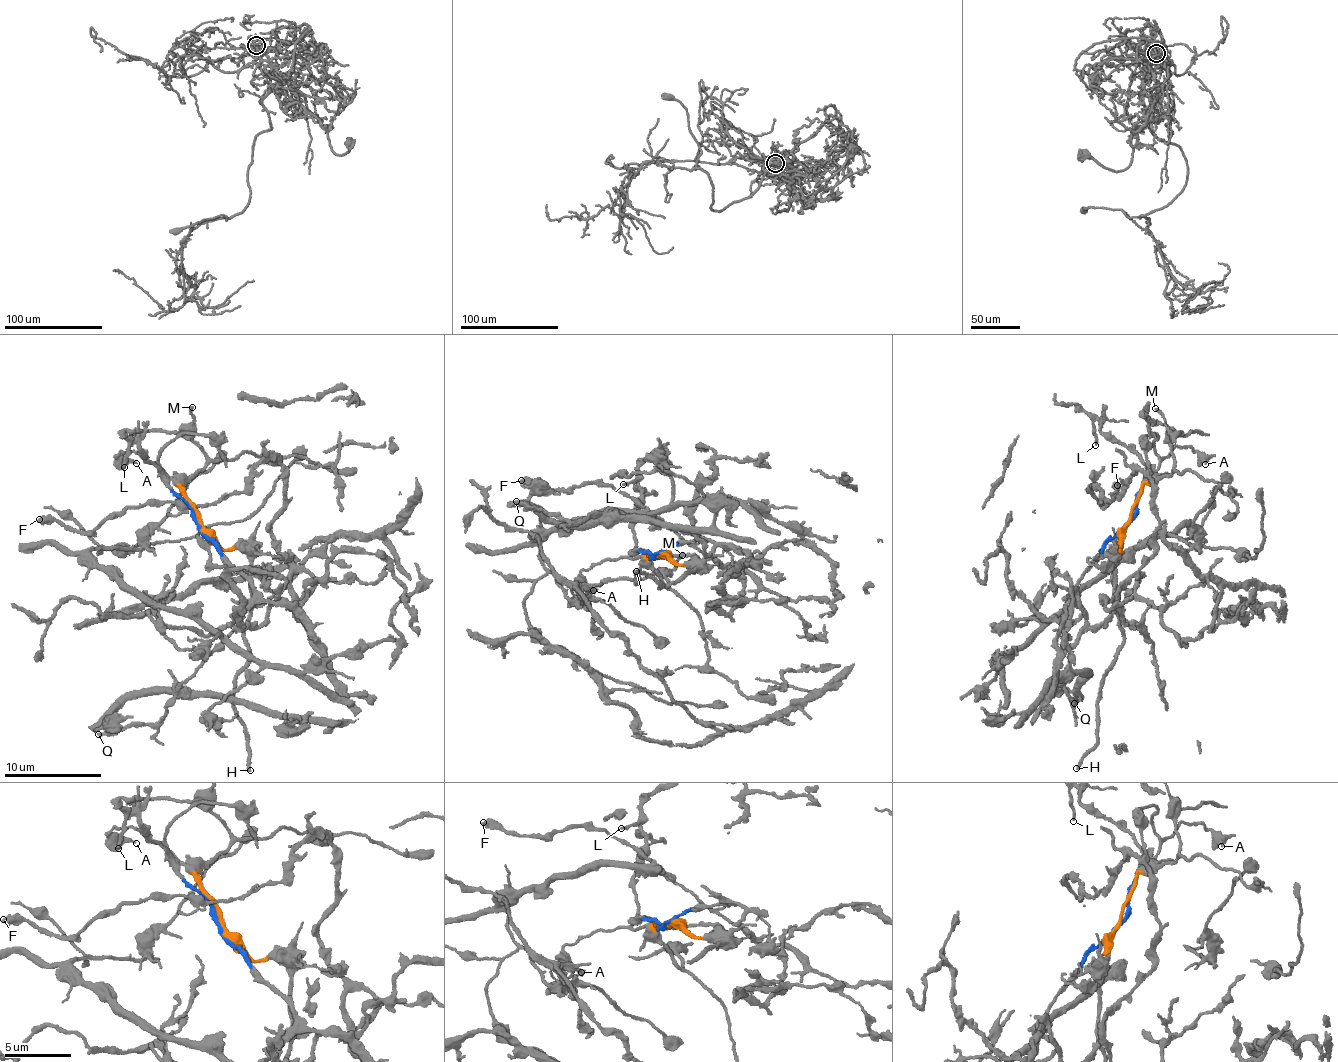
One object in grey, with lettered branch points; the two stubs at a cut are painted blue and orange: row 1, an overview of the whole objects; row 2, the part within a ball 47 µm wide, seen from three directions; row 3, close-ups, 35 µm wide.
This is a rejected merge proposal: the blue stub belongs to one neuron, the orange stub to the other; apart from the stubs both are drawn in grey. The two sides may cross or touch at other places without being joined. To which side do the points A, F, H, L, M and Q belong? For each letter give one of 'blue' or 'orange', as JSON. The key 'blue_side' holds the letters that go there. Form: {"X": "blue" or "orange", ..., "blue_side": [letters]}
{"A": "orange", "F": "blue", "H": "orange", "L": "blue", "M": "orange", "Q": "blue", "blue_side": ["F", "L", "Q"]}

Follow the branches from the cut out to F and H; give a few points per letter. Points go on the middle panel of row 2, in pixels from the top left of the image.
F: (658, 553), (728, 543), (745, 557), (708, 610), (742, 604), (738, 577), (610, 486), (521, 480)
H: (659, 553), (694, 567), (658, 589), (658, 584), (644, 574), (633, 575), (638, 580), (633, 584), (637, 572)

